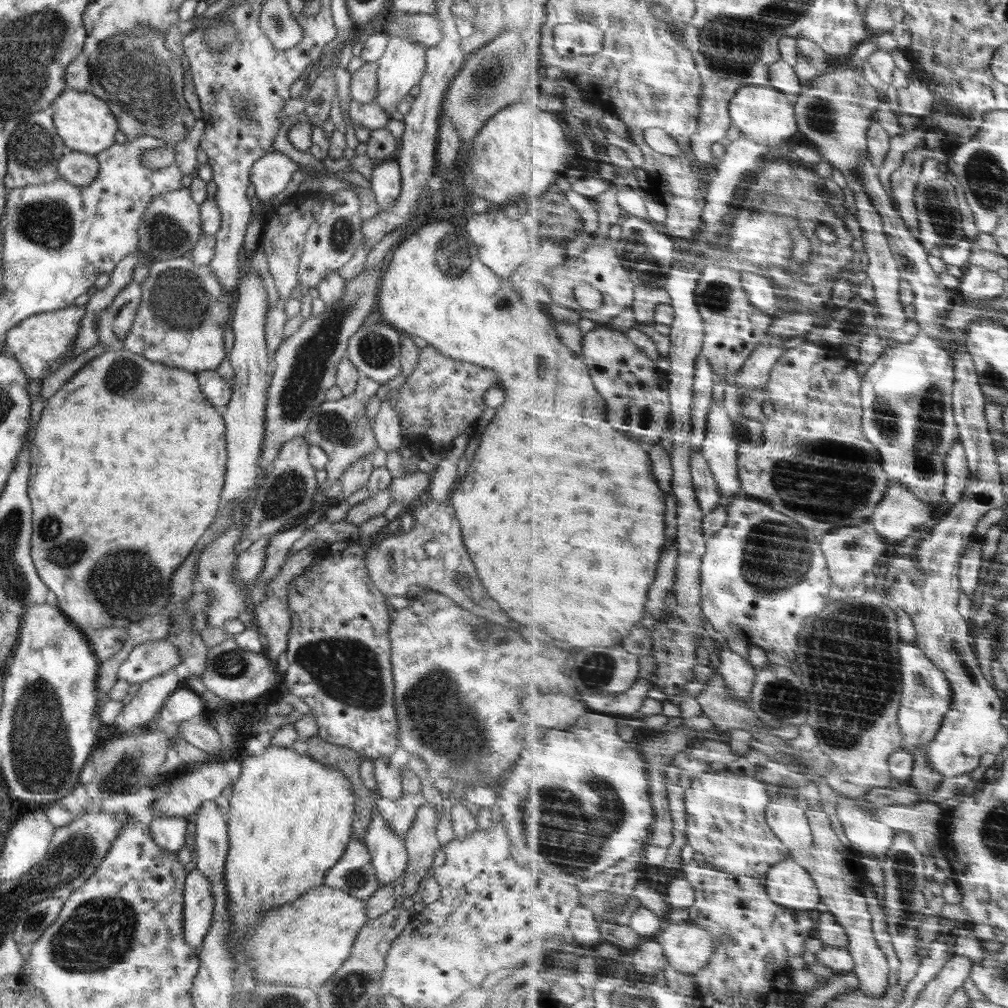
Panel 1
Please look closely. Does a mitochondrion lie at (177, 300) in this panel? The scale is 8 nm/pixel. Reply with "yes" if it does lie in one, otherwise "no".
yes

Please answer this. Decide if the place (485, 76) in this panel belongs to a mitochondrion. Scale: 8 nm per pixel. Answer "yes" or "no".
yes

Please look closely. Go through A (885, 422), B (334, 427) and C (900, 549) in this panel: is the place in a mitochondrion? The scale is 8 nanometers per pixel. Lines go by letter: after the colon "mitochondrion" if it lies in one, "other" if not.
A: mitochondrion
B: mitochondrion
C: other

